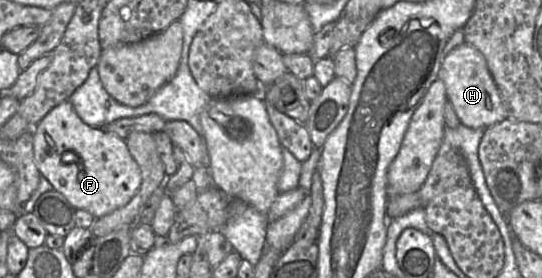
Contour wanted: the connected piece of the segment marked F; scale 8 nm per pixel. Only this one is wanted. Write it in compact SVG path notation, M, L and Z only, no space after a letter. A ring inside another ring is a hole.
M69 100L54 107L33 129L34 160L41 176L46 178L54 190L63 194L76 209L92 214L96 219L124 207L138 192L142 176L140 168L128 150L126 141L119 136L94 128L84 123ZM66 151L74 152L79 162L64 164L61 161Z

